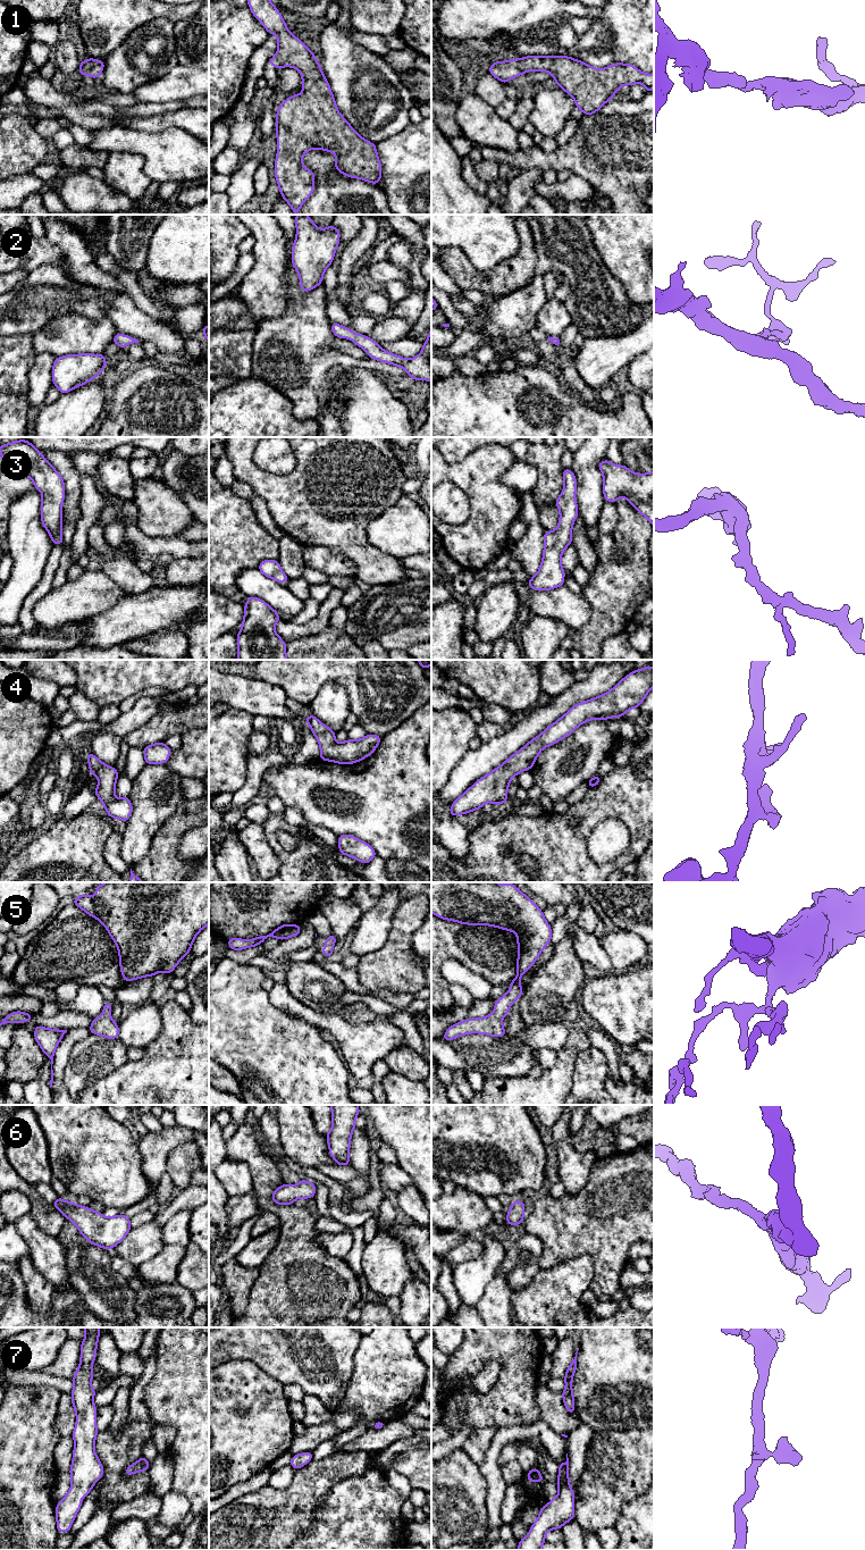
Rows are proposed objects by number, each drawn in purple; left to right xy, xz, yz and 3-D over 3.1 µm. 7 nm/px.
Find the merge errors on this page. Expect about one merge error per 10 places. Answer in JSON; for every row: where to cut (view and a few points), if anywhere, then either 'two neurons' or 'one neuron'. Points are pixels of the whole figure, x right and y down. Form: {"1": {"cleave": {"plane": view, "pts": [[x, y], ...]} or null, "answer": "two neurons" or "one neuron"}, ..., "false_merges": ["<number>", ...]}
{"1": {"cleave": null, "answer": "one neuron"}, "2": {"cleave": null, "answer": "one neuron"}, "3": {"cleave": null, "answer": "one neuron"}, "4": {"cleave": null, "answer": "one neuron"}, "5": {"cleave": null, "answer": "one neuron"}, "6": {"cleave": null, "answer": "one neuron"}, "7": {"cleave": null, "answer": "one neuron"}, "false_merges": []}

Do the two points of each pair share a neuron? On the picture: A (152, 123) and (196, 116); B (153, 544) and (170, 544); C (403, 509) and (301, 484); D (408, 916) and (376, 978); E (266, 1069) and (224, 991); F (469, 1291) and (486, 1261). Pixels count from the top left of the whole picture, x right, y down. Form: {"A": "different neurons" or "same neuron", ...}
{"A": "same neuron", "B": "same neuron", "C": "different neurons", "D": "same neuron", "E": "same neuron", "F": "same neuron"}

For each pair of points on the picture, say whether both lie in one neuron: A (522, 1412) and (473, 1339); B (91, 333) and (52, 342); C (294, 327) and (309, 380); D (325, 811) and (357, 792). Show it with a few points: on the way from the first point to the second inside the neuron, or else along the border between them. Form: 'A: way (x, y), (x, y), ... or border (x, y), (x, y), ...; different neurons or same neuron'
A: way (517, 1391), (517, 1371), (494, 1348); same neuron
B: way (82, 335), (61, 336); same neuron
C: way (296, 341), (297, 362), (301, 367); same neuron
D: way (333, 803), (337, 798), (349, 798); same neuron

